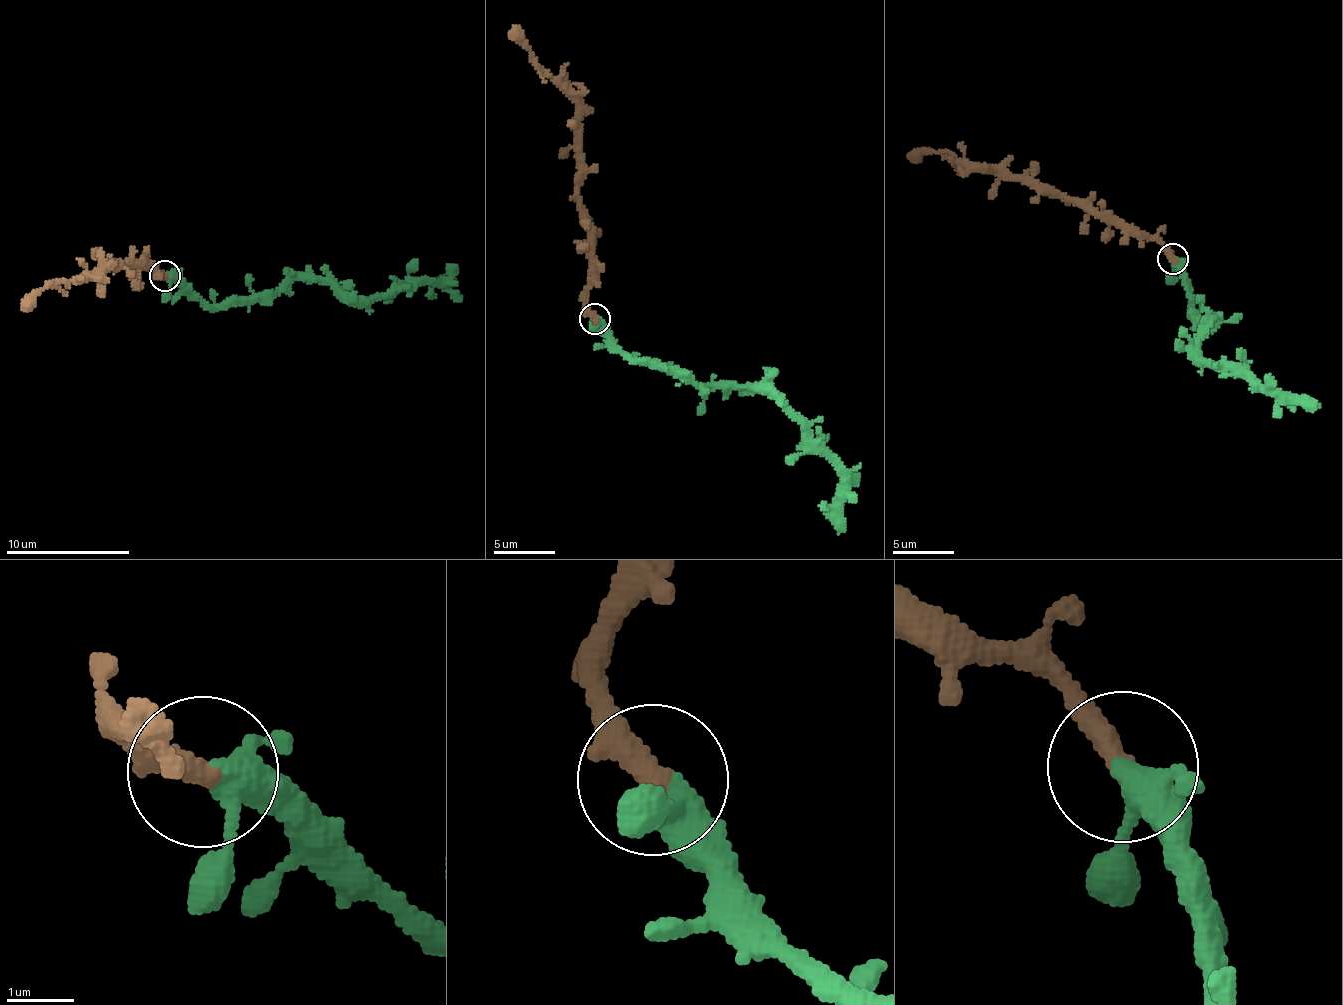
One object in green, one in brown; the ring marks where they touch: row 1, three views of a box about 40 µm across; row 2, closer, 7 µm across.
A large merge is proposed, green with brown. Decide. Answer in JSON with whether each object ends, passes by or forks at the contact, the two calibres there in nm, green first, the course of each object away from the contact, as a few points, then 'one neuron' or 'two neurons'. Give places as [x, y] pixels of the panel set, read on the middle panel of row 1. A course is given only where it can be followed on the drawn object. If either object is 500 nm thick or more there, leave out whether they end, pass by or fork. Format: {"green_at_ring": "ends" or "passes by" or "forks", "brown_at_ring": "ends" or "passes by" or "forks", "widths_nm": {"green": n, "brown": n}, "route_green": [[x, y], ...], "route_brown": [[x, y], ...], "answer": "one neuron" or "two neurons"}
{"green_at_ring": "forks", "brown_at_ring": "ends", "widths_nm": {"green": 300, "brown": 420}, "route_green": [[594, 320], [630, 358], [649, 359], [689, 378], [713, 384], [753, 387], [772, 393], [838, 472], [838, 533]], "route_brown": [[594, 320], [588, 297], [591, 238], [581, 207], [579, 105], [536, 62], [527, 41], [513, 26]], "answer": "one neuron"}

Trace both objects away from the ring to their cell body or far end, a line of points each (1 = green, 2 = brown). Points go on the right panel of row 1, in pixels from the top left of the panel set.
1: (1174, 259), (1191, 310), (1188, 316), (1199, 327), (1208, 317), (1201, 331), (1197, 352), (1262, 385), (1319, 407)
2: (1174, 259), (1157, 240), (1102, 220), (1077, 202), (980, 171), (945, 155), (925, 150), (909, 154)

